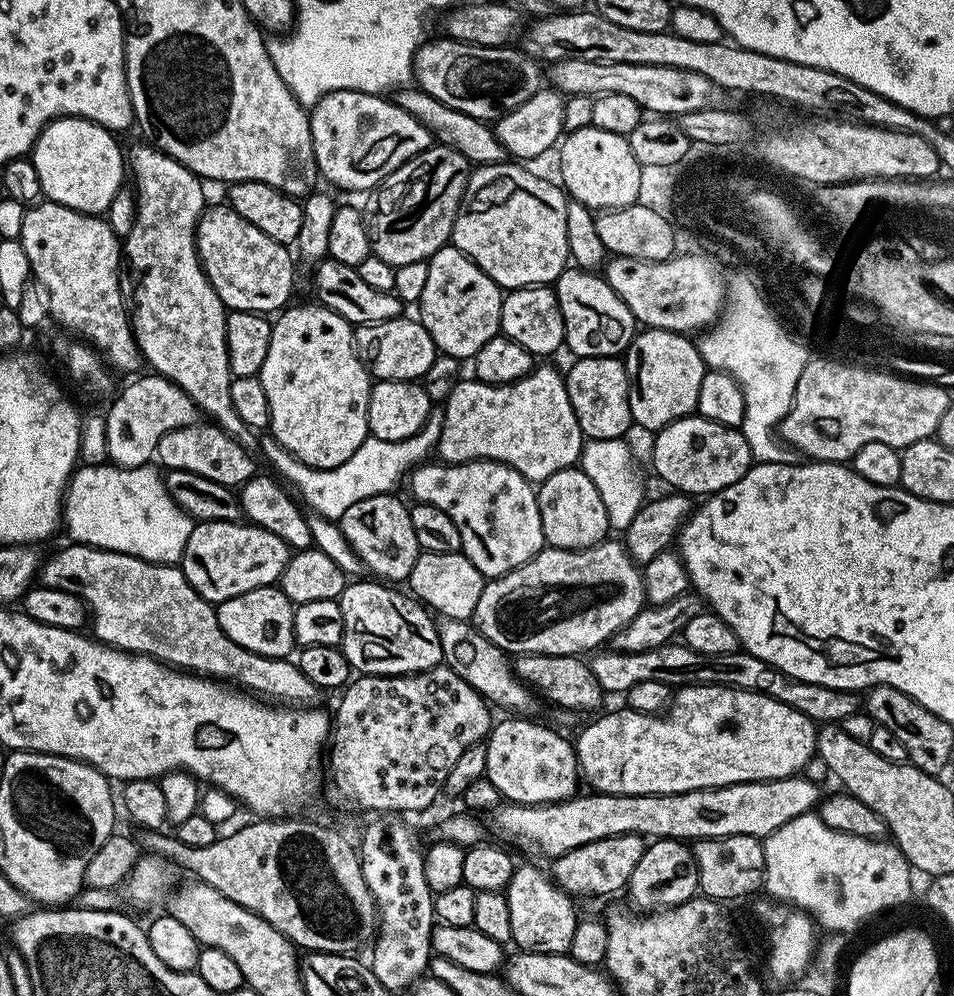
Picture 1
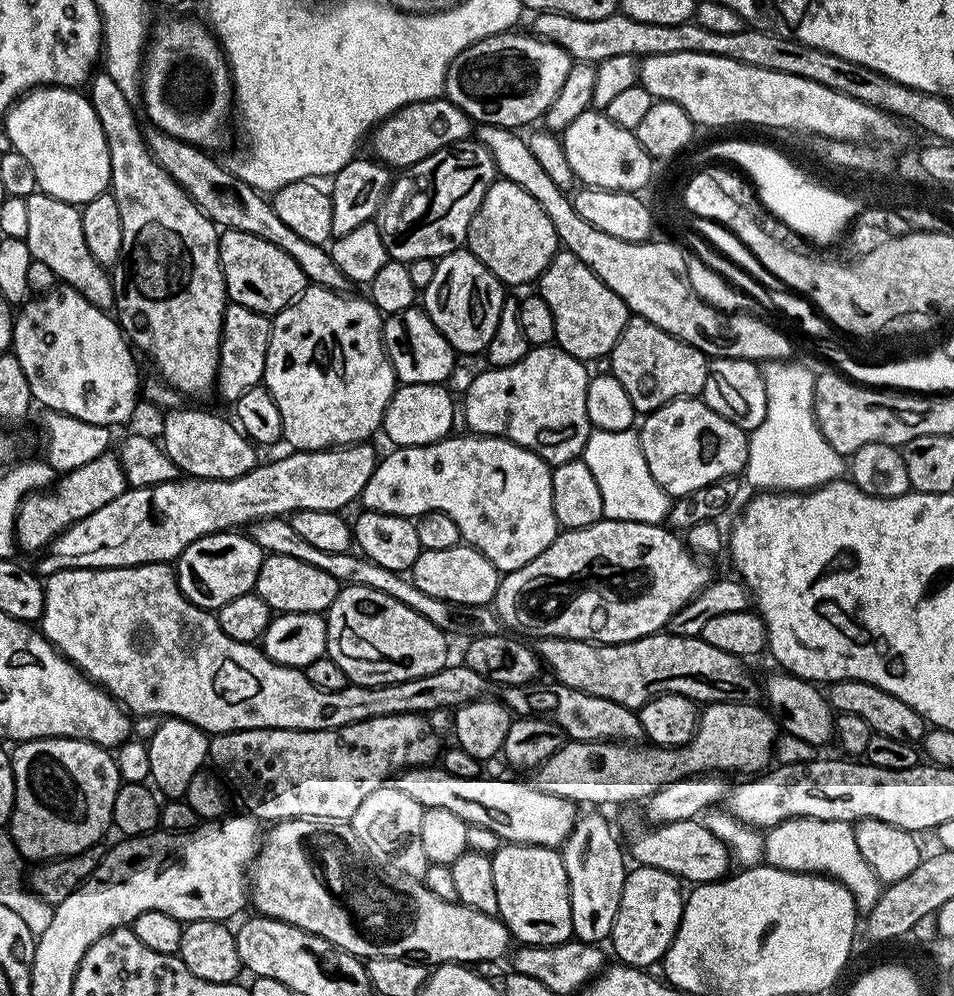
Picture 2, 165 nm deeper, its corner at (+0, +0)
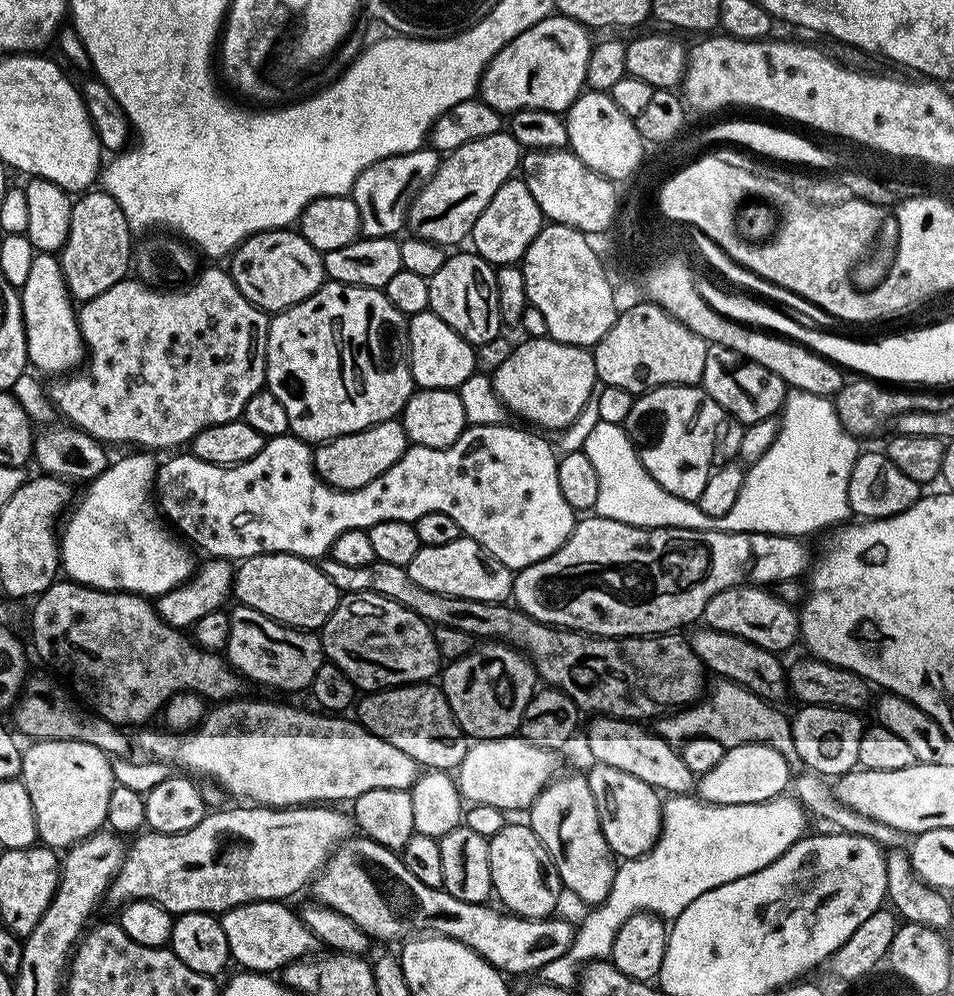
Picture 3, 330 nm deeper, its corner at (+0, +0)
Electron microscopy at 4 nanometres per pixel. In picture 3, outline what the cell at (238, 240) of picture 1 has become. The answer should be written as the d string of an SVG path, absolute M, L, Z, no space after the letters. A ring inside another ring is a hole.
M277 230L275 232L259 232L242 241L240 247L230 257L230 271L238 290L246 294L246 298L255 308L264 309L265 313L275 314L289 308L291 304L310 298L326 282L324 274L324 257L306 238L302 238L296 230Z

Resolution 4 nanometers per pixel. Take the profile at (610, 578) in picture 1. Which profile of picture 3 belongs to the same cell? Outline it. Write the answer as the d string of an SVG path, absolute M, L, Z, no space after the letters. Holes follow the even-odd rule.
M595 514L585 515L577 519L572 528L570 538L554 554L550 554L542 562L534 562L530 566L519 569L512 578L511 599L515 607L521 608L530 618L539 624L550 624L553 628L567 628L573 632L582 632L590 636L605 638L623 638L626 636L658 636L672 634L676 628L684 628L687 624L695 625L706 610L706 602L714 598L714 594L722 594L722 590L730 590L741 586L774 586L783 580L800 580L809 571L808 548L803 539L794 536L779 536L765 532L718 532L709 530L699 532L693 528L639 528L626 522L611 520Z

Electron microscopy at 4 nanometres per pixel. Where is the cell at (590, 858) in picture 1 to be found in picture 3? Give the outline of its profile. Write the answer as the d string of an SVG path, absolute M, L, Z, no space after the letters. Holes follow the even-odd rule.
M753 743L736 745L725 751L722 762L718 762L714 770L708 770L699 777L698 796L708 804L722 806L765 804L775 796L785 795L793 776L793 765L773 746Z

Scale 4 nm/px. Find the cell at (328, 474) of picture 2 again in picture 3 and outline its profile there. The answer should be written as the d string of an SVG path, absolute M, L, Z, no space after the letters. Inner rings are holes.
M399 419L378 422L361 432L339 436L333 440L325 440L323 444L315 445L312 461L316 472L331 488L340 488L343 492L358 490L374 478L386 474L398 458L409 448L410 441L403 423Z

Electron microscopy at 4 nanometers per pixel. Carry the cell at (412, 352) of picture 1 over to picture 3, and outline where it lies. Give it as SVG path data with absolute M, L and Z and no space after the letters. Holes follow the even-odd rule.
M430 310L419 312L408 320L408 355L412 361L412 382L417 389L459 390L462 382L476 372L476 348L450 330L450 326Z

